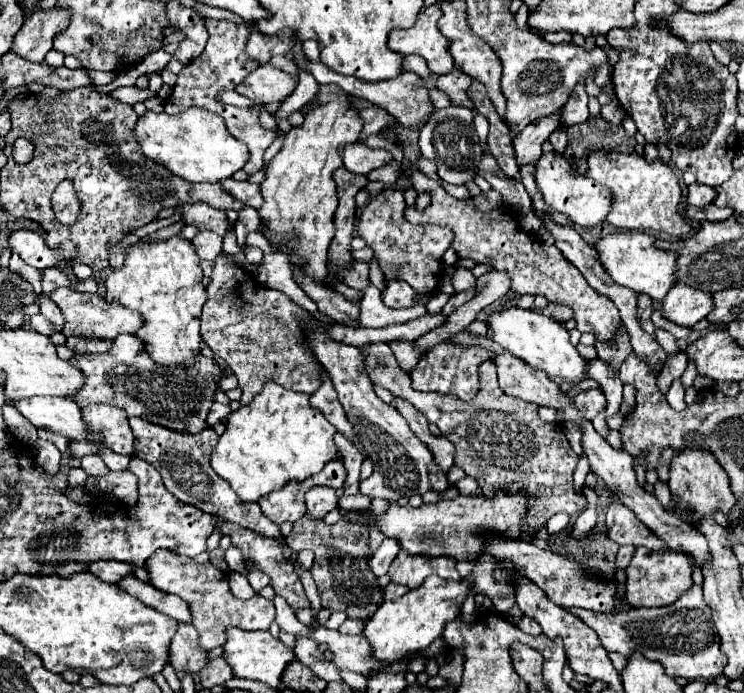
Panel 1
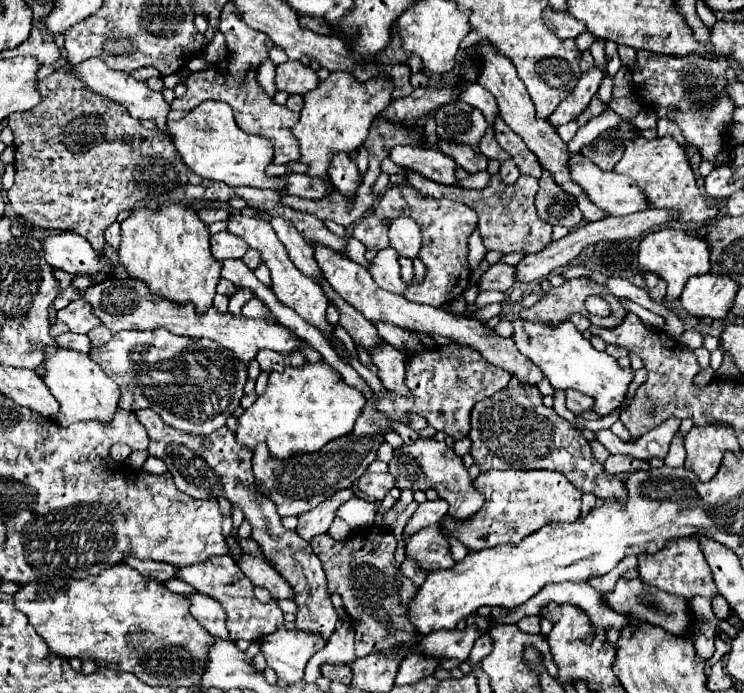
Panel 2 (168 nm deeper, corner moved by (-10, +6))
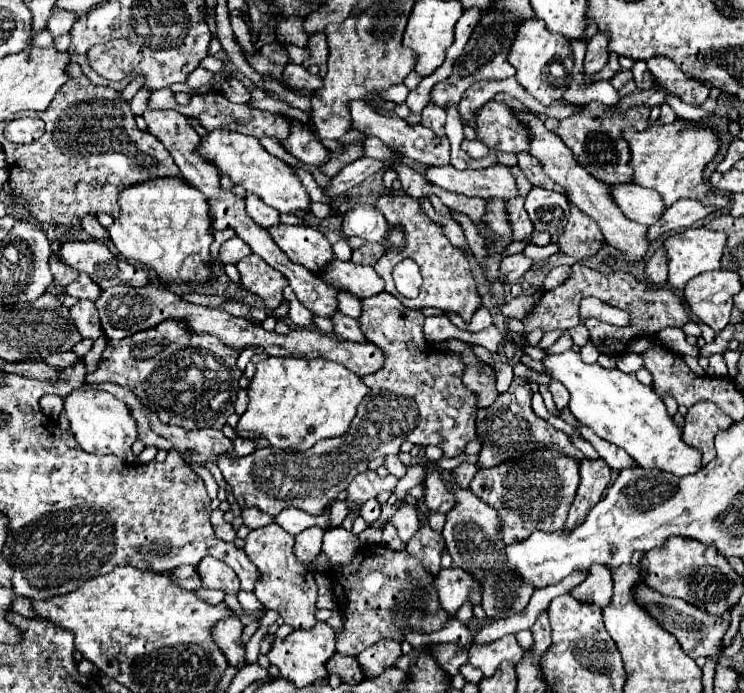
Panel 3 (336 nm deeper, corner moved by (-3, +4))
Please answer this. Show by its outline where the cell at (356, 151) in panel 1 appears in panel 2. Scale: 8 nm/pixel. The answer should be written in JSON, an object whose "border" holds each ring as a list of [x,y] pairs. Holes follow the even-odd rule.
{"border":[[[394,146],[390,150],[390,160],[402,168],[410,168],[428,180],[440,182],[440,184],[456,184],[454,168],[456,162],[442,152],[416,148],[416,146]]]}

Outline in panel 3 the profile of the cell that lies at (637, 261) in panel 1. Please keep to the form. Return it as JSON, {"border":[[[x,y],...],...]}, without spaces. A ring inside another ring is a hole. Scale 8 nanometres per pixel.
{"border":[[[689,228],[681,234],[667,238],[665,250],[667,250],[667,258],[669,258],[669,284],[675,290],[683,290],[685,284],[691,278],[699,276],[701,272],[719,270],[723,250],[725,250],[725,242],[727,242],[725,232],[715,232],[715,230],[707,230],[707,228]]]}

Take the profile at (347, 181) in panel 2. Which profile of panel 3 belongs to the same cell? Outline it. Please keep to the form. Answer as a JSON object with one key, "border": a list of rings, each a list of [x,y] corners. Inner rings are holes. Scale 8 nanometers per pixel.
{"border":[[[299,120],[291,122],[291,134],[283,142],[283,148],[303,164],[313,166],[321,166],[321,162],[325,162],[325,156],[329,156],[325,146],[309,130],[305,130],[305,124]]]}

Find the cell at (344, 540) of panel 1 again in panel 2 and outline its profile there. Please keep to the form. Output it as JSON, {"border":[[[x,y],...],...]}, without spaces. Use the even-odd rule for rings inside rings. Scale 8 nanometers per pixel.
{"border":[[[372,526],[366,530],[356,530],[348,540],[334,540],[330,534],[320,534],[310,540],[310,546],[322,560],[330,594],[336,592],[342,596],[344,610],[352,618],[356,630],[356,656],[362,658],[378,652],[380,648],[390,648],[390,644],[412,644],[412,640],[418,640],[418,636],[412,636],[412,628],[404,624],[404,604],[412,600],[412,596],[416,594],[416,586],[408,578],[402,580],[402,572],[394,560],[398,540],[394,538],[390,528]]]}

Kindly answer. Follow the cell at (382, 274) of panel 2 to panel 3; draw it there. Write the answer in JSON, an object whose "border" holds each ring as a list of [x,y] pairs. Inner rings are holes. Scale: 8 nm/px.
{"border":[[[331,262],[329,270],[323,270],[319,278],[327,284],[341,286],[341,290],[347,290],[355,294],[357,298],[369,298],[373,294],[383,292],[385,284],[381,276],[373,270],[373,266],[357,266],[353,262]]]}

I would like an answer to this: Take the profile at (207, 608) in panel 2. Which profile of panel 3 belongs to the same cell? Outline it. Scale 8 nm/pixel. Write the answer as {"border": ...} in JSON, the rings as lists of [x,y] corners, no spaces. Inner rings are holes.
{"border":[[[231,616],[231,618],[225,618],[221,622],[217,622],[217,626],[213,628],[213,638],[215,642],[221,646],[221,650],[225,652],[227,660],[231,666],[235,668],[243,668],[247,662],[245,662],[245,646],[241,642],[241,634],[243,634],[243,624],[239,618]]]}

